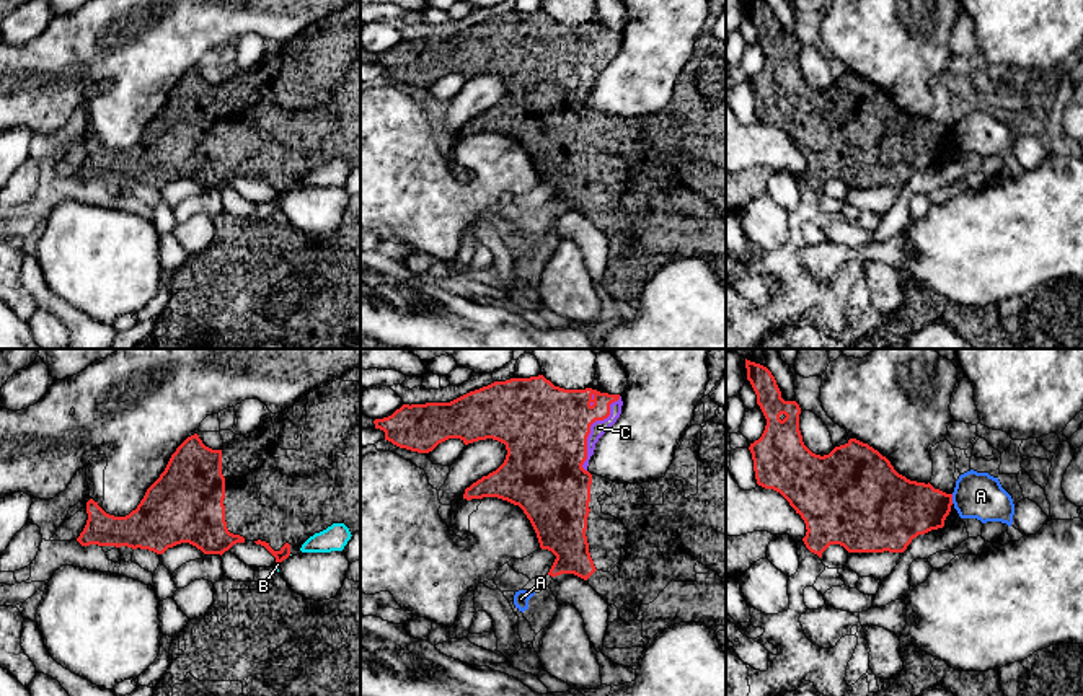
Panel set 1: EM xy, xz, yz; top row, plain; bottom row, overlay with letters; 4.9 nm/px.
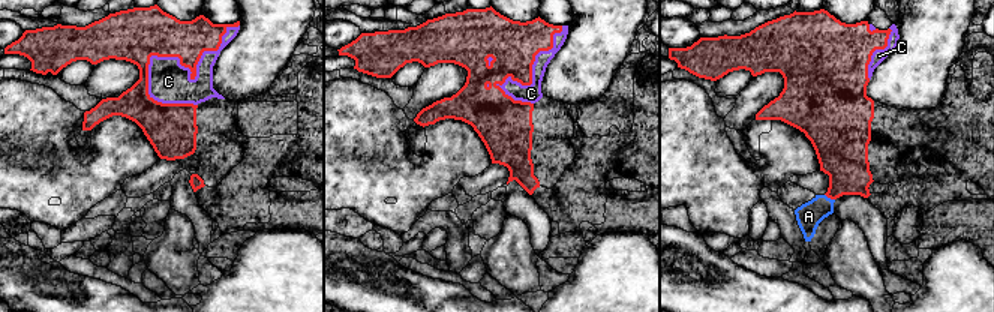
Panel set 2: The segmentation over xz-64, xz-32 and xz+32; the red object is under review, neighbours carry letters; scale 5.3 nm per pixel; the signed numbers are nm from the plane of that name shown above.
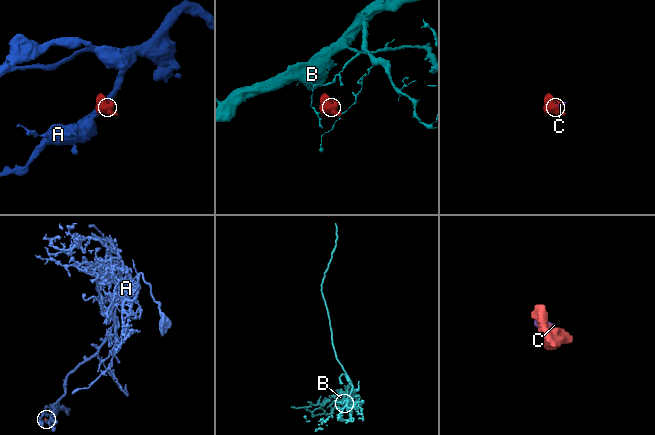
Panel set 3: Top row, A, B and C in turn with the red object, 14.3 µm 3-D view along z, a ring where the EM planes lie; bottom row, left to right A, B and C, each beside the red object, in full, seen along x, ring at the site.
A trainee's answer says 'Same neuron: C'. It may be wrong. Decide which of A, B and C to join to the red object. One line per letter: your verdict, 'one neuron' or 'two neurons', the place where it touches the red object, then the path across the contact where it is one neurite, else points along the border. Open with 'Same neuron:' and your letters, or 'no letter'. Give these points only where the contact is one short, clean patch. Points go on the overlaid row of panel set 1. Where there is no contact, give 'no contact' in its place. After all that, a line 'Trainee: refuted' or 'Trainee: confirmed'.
Same neuron: C
A: two neurons; meets red in yz at (951, 499); border along yz (951, 494), (953, 502)
B: two neurons; meets red in xy at (278, 561); border along xy (276, 561), (279, 563)
C: one neuron; meets red in xz at (589, 431)
Trainee: confirmed

